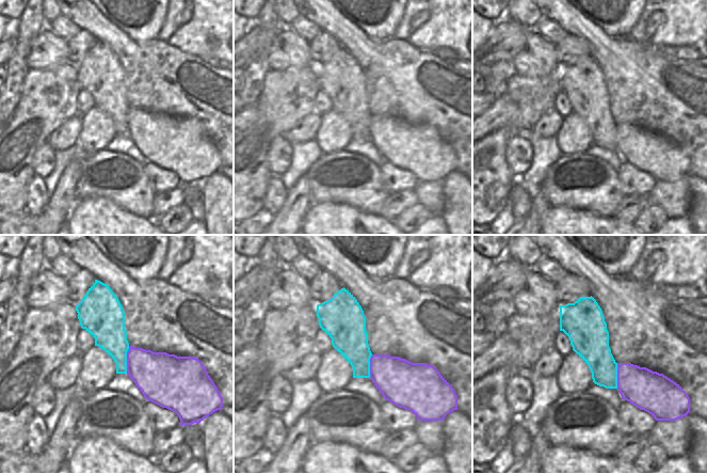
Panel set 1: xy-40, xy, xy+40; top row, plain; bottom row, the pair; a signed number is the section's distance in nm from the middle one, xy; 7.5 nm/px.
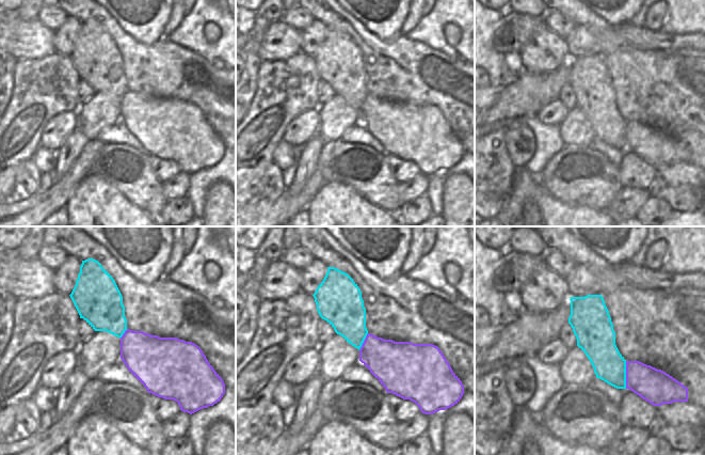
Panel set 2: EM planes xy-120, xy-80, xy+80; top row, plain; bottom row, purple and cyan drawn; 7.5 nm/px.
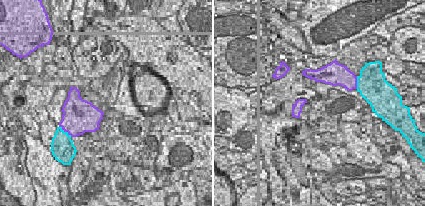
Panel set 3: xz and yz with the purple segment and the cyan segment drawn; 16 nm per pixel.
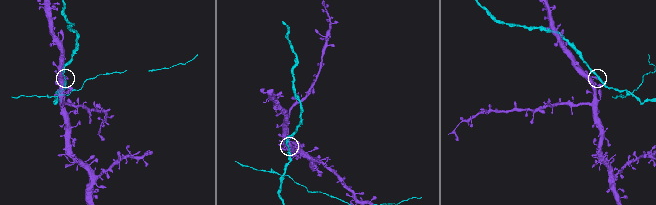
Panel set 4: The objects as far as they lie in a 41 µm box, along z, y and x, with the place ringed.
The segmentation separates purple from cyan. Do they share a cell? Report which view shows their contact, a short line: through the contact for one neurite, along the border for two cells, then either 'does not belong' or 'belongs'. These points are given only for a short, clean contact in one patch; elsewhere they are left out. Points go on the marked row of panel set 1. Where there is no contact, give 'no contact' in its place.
meets purple in xy-40; does not belong

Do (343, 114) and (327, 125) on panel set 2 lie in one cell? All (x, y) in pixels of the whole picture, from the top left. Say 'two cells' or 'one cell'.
one cell

